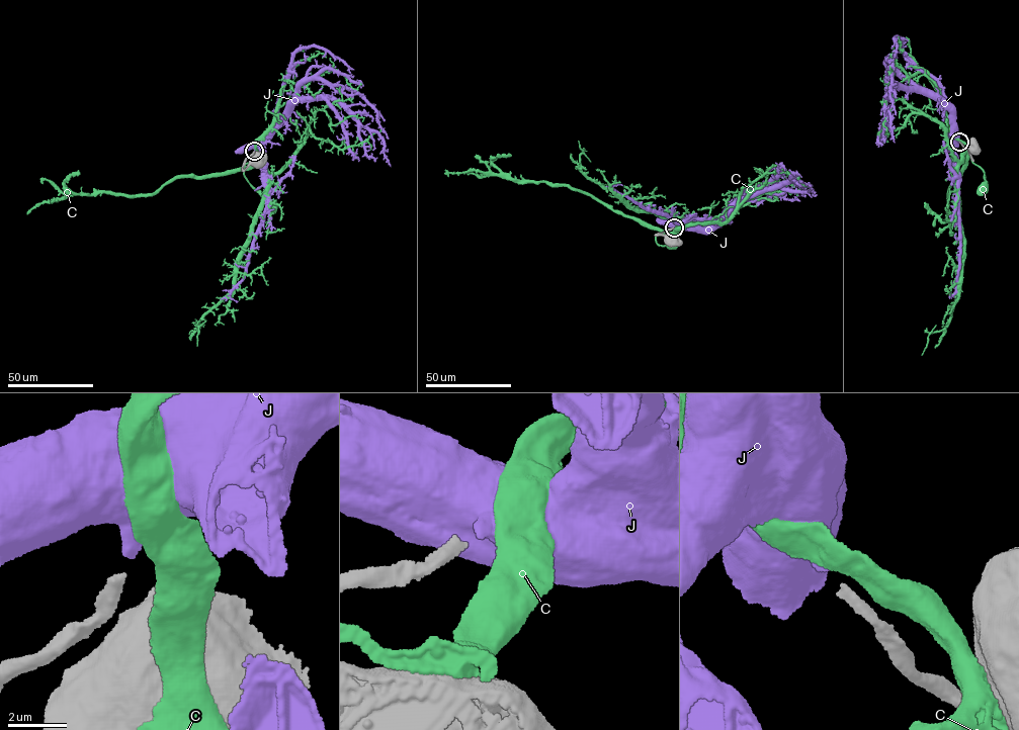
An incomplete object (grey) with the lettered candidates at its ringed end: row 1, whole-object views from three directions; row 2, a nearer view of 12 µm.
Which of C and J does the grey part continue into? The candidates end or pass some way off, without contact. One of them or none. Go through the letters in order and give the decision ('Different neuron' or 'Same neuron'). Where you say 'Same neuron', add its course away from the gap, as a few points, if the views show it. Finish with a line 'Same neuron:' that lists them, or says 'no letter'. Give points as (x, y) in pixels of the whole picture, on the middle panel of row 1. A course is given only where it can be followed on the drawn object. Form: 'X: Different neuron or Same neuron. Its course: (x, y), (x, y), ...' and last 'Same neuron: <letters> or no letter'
C: Different neuron
J: Same neuron. Its course: (675, 227), (678, 224), (705, 227), (729, 209)
Same neuron: J

